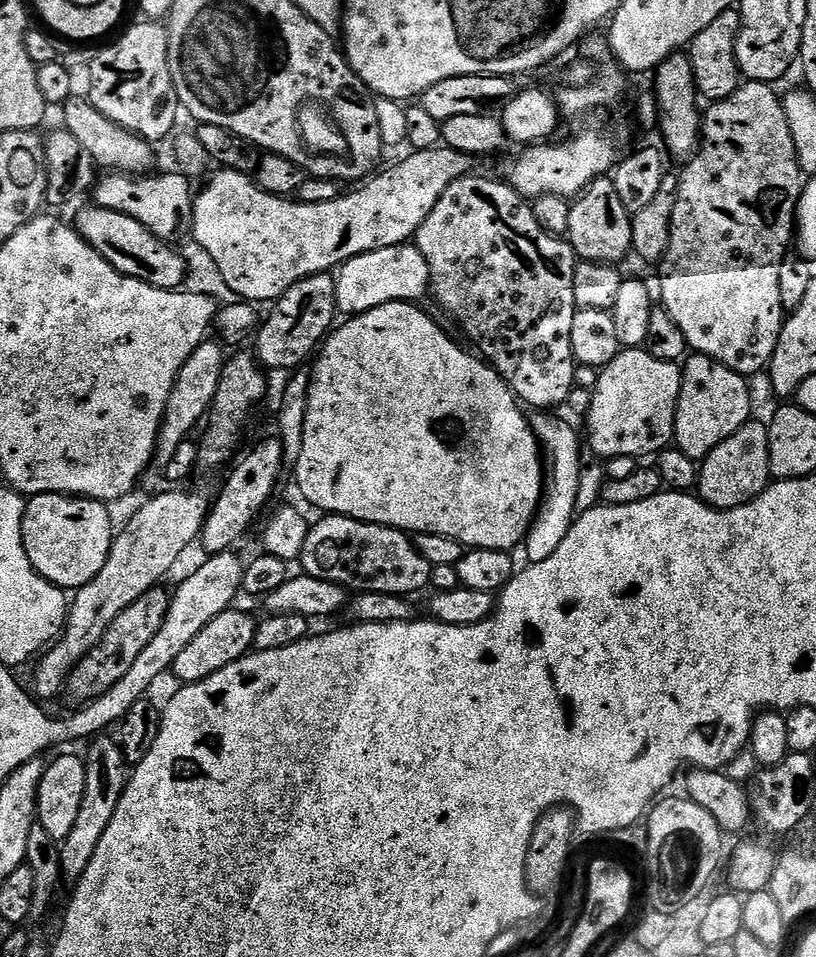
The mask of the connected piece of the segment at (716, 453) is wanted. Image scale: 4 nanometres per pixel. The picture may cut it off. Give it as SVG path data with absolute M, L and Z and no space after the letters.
M758 420L748 421L733 435L720 443L710 455L706 456L698 468L698 496L711 508L727 510L737 508L743 504L749 504L753 498L760 496L768 488L772 480L772 471L769 466L769 436L767 425Z

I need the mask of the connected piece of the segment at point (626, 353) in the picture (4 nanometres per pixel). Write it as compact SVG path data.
M643 347L624 348L606 367L599 369L596 388L591 389L592 401L586 415L588 422L587 447L592 449L596 458L616 462L621 458L636 458L643 452L659 454L673 443L676 430L676 407L680 397L680 377L682 368L679 363L654 358Z

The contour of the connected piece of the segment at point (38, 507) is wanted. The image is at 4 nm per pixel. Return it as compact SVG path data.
M54 492L31 497L24 509L22 538L36 573L65 590L81 588L94 579L98 570L106 566L114 539L108 508L107 503L99 500L57 496Z

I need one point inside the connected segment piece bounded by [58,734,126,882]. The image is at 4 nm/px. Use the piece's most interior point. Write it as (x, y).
(105, 766)

